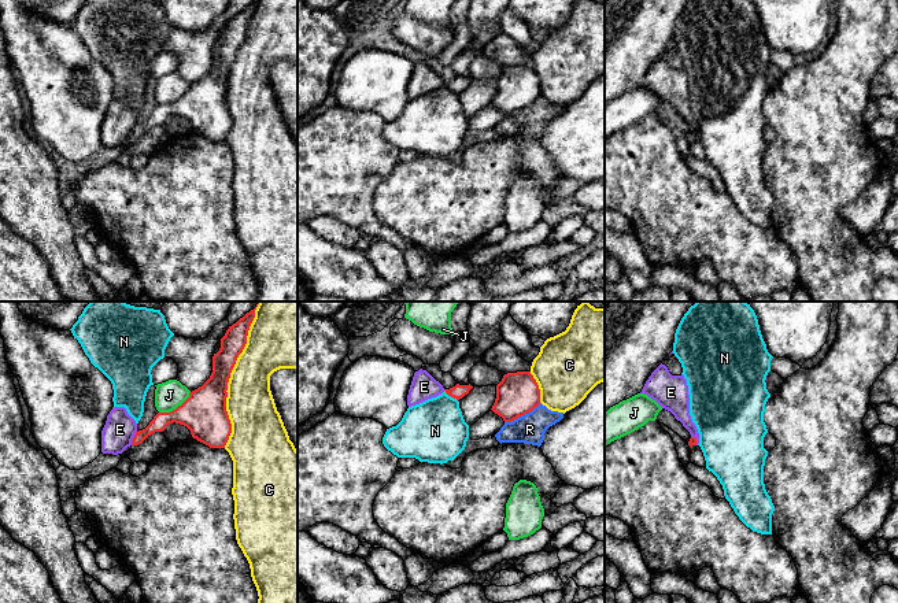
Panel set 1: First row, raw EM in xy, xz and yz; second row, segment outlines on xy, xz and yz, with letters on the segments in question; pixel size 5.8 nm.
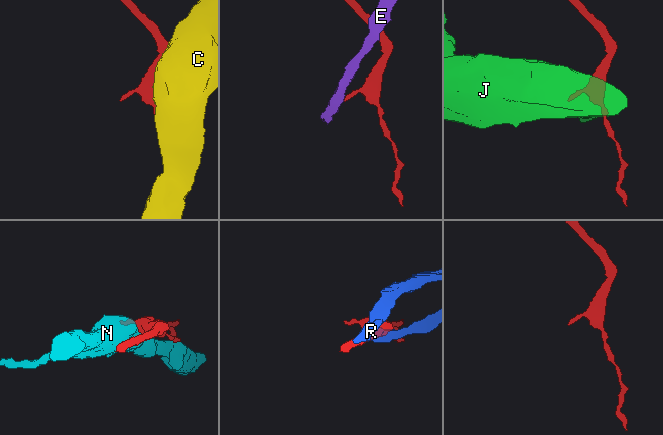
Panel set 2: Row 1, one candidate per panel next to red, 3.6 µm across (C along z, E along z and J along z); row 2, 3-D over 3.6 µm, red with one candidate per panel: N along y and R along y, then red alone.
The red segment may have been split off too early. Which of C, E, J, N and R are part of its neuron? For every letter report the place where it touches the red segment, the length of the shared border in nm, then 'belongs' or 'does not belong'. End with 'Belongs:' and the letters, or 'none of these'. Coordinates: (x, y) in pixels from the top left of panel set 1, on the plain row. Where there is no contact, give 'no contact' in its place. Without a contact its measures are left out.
C: contact xy (229, 70); length 850 nm; does not belong
E: contact xy (133, 130); length 90 nm; does not belong
J: contact xy (177, 100); length 220 nm; does not belong
N: contact xz (451, 89); length 100 nm; does not belong
R: contact xz (523, 107); length 240 nm; does not belong
Belongs: none of these

